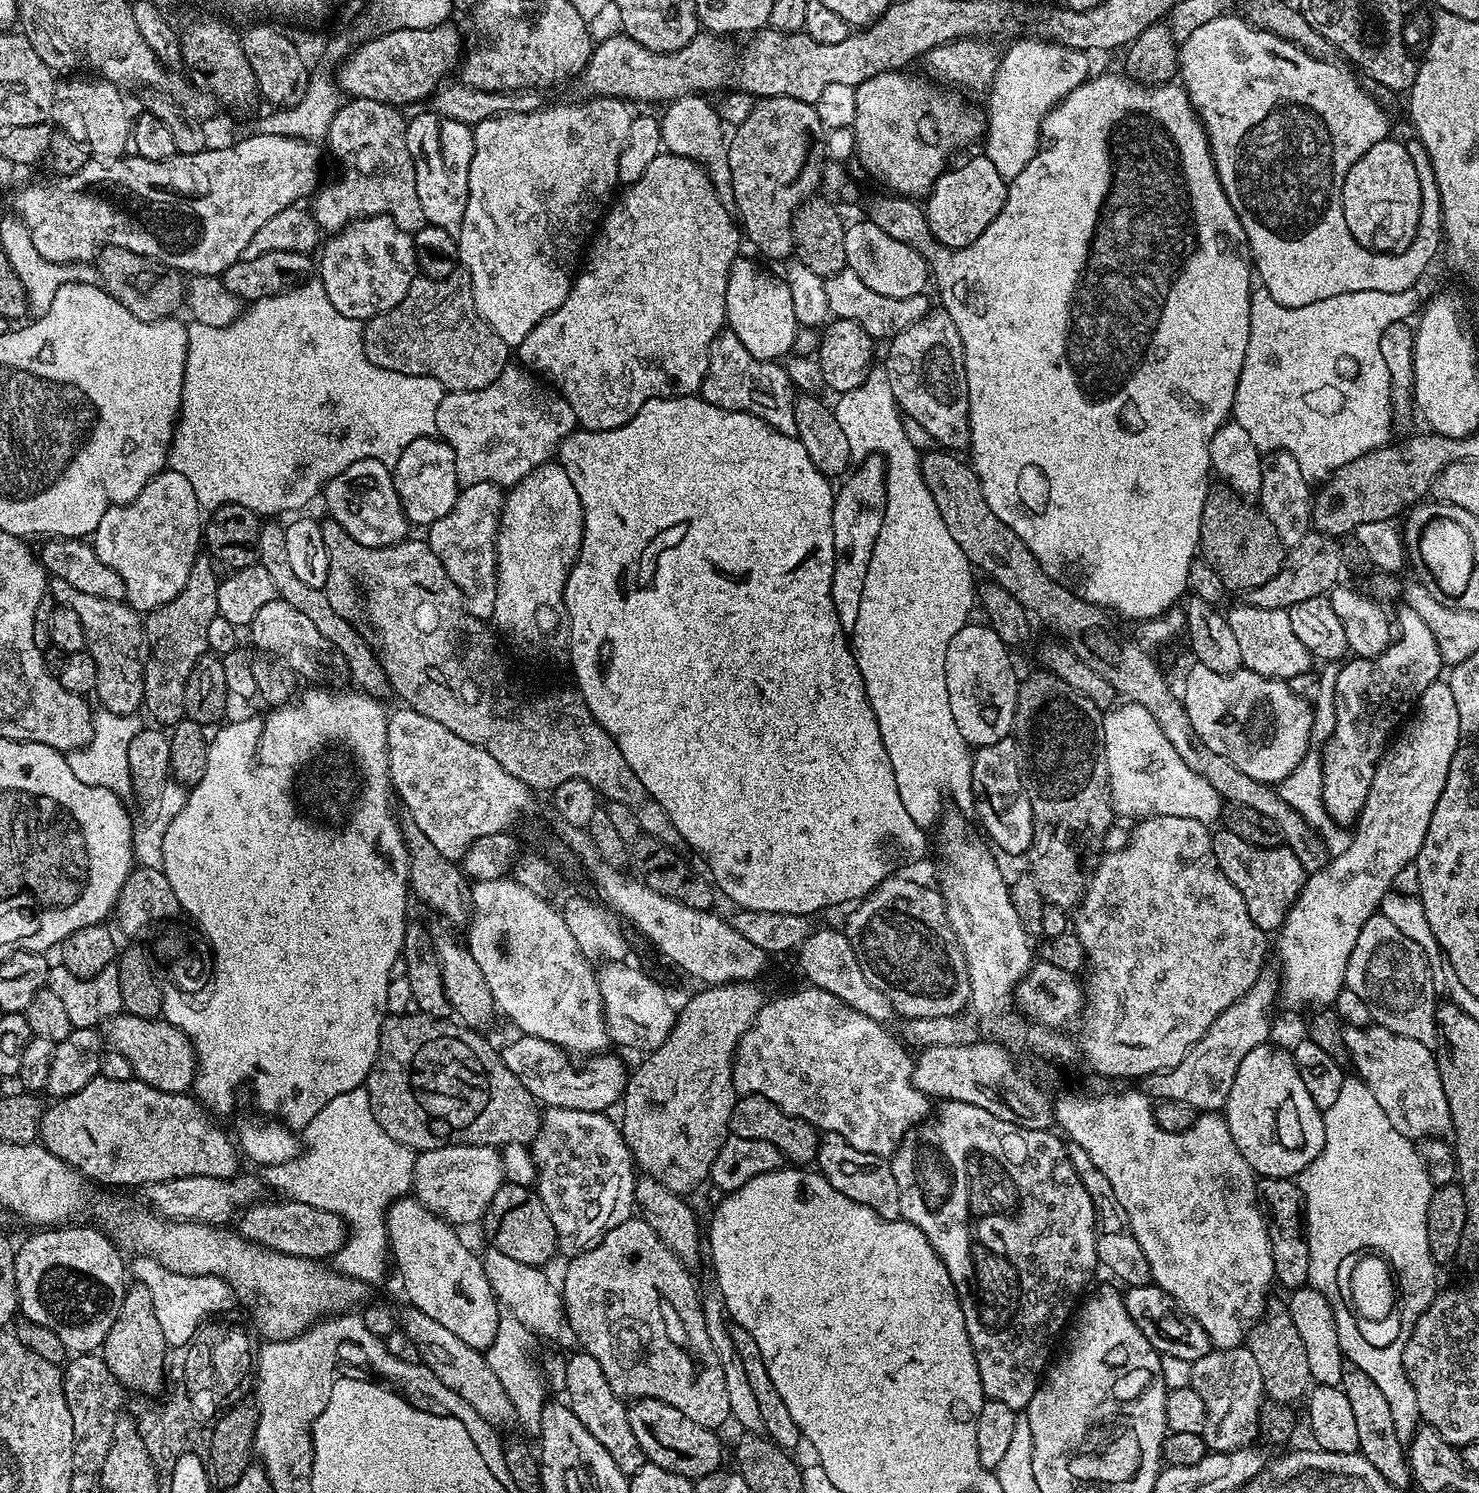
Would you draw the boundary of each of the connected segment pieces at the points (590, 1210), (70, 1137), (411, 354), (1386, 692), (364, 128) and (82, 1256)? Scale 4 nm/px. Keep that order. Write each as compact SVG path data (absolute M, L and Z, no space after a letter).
M545 1107L540 1118L540 1129L530 1145L536 1163L534 1191L542 1198L542 1206L546 1206L550 1222L554 1222L557 1249L565 1252L568 1258L579 1256L584 1249L591 1248L613 1224L621 1218L631 1217L636 1208L638 1172L617 1121L610 1117L603 1112Z
M95 1076L78 1094L70 1094L66 1098L49 1103L43 1114L40 1115L40 1130L38 1133L39 1143L43 1144L50 1154L54 1154L62 1162L66 1162L70 1167L77 1168L89 1181L100 1184L125 1184L128 1188L139 1189L146 1184L154 1182L166 1182L174 1178L194 1178L195 1176L205 1176L206 1178L222 1178L228 1180L230 1177L237 1175L241 1171L240 1160L237 1145L215 1124L213 1113L209 1112L195 1095L185 1094L182 1092L167 1092L166 1090L154 1090L145 1080L130 1079L122 1082L114 1082L114 1078L105 1076Z
M463 270L437 280L417 274L414 282L410 282L410 290L406 290L406 298L402 298L398 306L366 321L364 353L370 362L374 362L374 366L382 366L382 370L394 370L398 374L411 376L429 376L448 392L482 390L497 380L502 370L510 364L510 345L502 342L502 338L498 338L498 334L494 334L491 326L478 314L474 306L472 279Z
M1413 607L1401 609L1394 616L1398 638L1393 639L1388 649L1374 658L1349 659L1349 664L1339 665L1336 674L1336 725L1322 751L1322 802L1330 818L1341 826L1352 826L1359 820L1376 767L1394 733L1415 709L1426 686L1441 679L1446 668L1427 622Z
M365 96L341 103L326 135L328 148L340 163L340 177L324 189L321 187L310 200L312 216L325 233L337 232L361 216L389 216L413 234L424 227L416 171L406 146L408 120L400 112L403 111L399 107Z
M80 1226L36 1230L29 1240L18 1244L14 1258L16 1299L19 1315L30 1322L38 1322L38 1326L46 1326L46 1330L54 1330L69 1353L92 1354L103 1349L106 1334L110 1334L110 1326L114 1326L120 1313L126 1287L126 1260L124 1264L121 1249L99 1227L76 1227Z

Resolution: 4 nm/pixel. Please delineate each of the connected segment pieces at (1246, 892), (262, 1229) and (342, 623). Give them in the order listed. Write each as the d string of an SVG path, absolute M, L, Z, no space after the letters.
M1227 830L1212 832L1214 858L1218 858L1218 866L1222 874L1234 886L1238 886L1238 894L1246 902L1246 910L1250 910L1250 918L1261 930L1261 933L1275 933L1284 924L1290 906L1298 898L1306 879L1302 862L1286 846L1279 848L1263 848L1250 842L1242 842L1238 834Z
M284 1200L280 1204L257 1202L239 1213L238 1231L251 1244L261 1244L287 1256L298 1256L317 1262L335 1257L346 1239L346 1225L338 1214L330 1210L318 1210L318 1206L306 1206L297 1200Z
M280 522L261 523L256 559L270 573L270 579L274 581L276 587L277 597L290 602L290 606L294 606L294 610L306 614L306 618L310 618L310 622L314 622L320 639L331 645L335 651L337 648L344 655L344 660L348 663L348 672L352 675L353 682L356 683L353 685L359 691L366 693L367 696L377 698L384 698L384 695L389 695L390 689L386 674L380 668L380 663L373 654L372 647L361 638L358 629L350 622L346 622L346 618L334 614L334 606L330 606L330 598L326 598L323 588L306 586L306 582L301 582L298 579L298 574L294 574L294 570L290 566L290 557L286 554L285 525L276 523Z

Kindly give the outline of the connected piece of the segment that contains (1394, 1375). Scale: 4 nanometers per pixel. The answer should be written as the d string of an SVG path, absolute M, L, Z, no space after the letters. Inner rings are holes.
M1346 1078L1342 1082L1342 1090L1338 1090L1338 1099L1334 1101L1334 1106L1323 1109L1324 1114L1324 1149L1318 1154L1318 1158L1314 1158L1314 1162L1310 1162L1310 1166L1306 1166L1306 1170L1301 1172L1298 1177L1298 1183L1300 1185L1300 1195L1302 1197L1302 1211L1304 1214L1304 1226L1306 1229L1306 1235L1308 1238L1308 1249L1310 1250L1310 1274L1308 1275L1308 1284L1320 1291L1326 1299L1329 1300L1329 1304L1332 1307L1333 1317L1336 1319L1337 1328L1337 1342L1340 1344L1340 1349L1343 1352L1343 1359L1347 1363L1358 1366L1358 1370L1362 1370L1365 1374L1370 1374L1370 1378L1374 1378L1374 1382L1378 1386L1378 1390L1382 1390L1382 1394L1386 1394L1386 1402L1390 1402L1390 1414L1394 1414L1394 1426L1396 1427L1396 1433L1398 1438L1403 1442L1411 1441L1418 1425L1421 1423L1420 1411L1416 1405L1416 1395L1414 1394L1414 1386L1410 1384L1410 1378L1406 1374L1404 1369L1404 1351L1406 1350L1406 1342L1410 1338L1413 1326L1418 1322L1418 1318L1428 1307L1430 1302L1434 1302L1438 1291L1438 1285L1436 1285L1436 1271L1438 1271L1438 1265L1436 1260L1432 1257L1430 1252L1430 1238L1428 1237L1428 1231L1426 1230L1426 1210L1430 1210L1430 1198L1432 1197L1433 1183L1432 1179L1426 1174L1426 1166L1422 1162L1422 1158L1418 1154L1416 1144L1413 1141L1408 1140L1402 1134L1398 1134L1398 1130L1394 1130L1394 1126L1390 1126L1390 1118L1386 1118L1386 1114L1382 1114L1382 1106L1378 1106L1378 1102L1374 1098L1374 1094L1370 1094L1368 1087L1364 1085L1359 1078ZM1366 1249L1370 1250L1382 1250L1392 1258L1392 1263L1396 1264L1396 1269L1400 1272L1399 1287L1401 1296L1398 1299L1399 1308L1396 1312L1398 1316L1398 1340L1390 1340L1390 1346L1386 1350L1378 1350L1378 1348L1372 1348L1368 1346L1358 1332L1354 1332L1354 1322L1348 1322L1348 1312L1350 1306L1348 1305L1346 1295L1346 1274L1343 1269L1343 1263L1346 1258L1352 1254L1358 1254L1364 1252Z

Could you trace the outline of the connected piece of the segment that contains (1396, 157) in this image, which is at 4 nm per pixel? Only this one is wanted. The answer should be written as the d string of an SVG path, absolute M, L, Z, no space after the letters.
M1395 138L1375 143L1347 172L1343 182L1346 226L1360 245L1373 252L1405 252L1419 237L1422 182L1409 150Z

